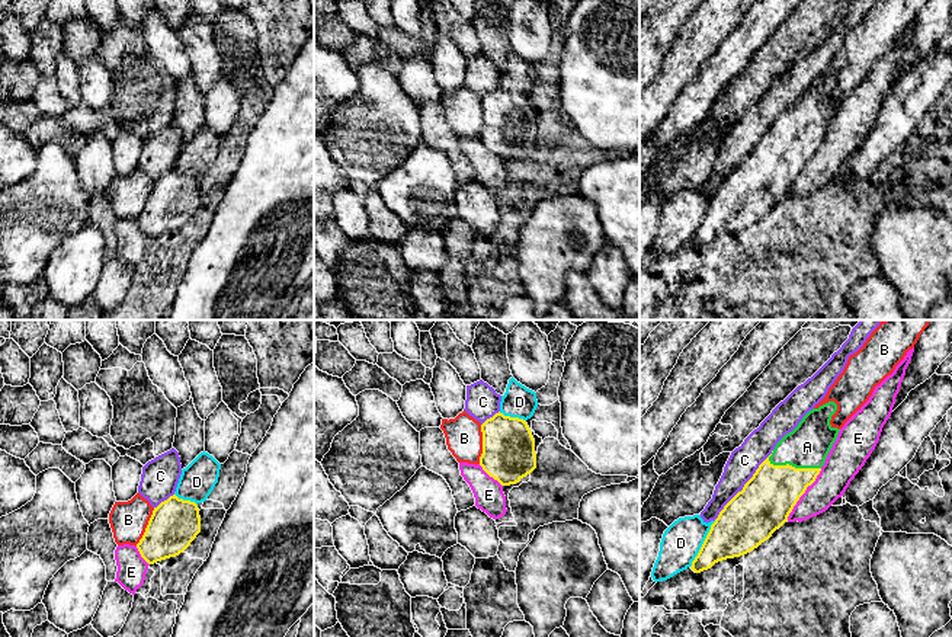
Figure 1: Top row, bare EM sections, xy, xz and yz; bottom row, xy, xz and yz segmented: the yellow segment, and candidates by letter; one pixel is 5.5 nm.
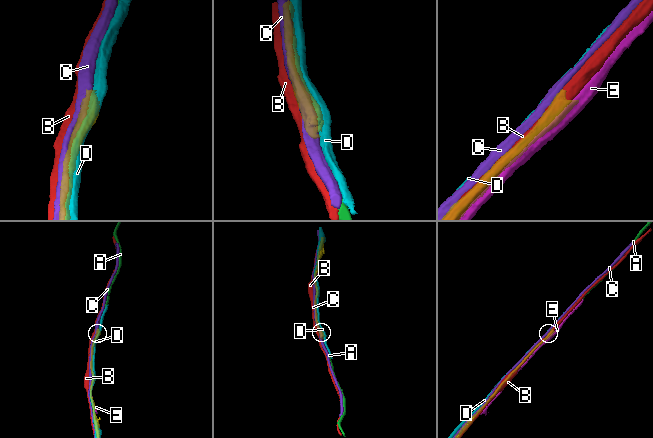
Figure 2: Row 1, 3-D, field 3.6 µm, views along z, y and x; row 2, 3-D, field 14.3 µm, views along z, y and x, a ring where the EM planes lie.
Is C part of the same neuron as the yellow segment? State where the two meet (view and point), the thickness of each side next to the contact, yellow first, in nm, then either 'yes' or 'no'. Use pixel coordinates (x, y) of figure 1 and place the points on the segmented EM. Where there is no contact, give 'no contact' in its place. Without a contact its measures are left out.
meets yellow in yz at (744, 485); 300 nm thick on the yellow side, 160 nm on the other; no

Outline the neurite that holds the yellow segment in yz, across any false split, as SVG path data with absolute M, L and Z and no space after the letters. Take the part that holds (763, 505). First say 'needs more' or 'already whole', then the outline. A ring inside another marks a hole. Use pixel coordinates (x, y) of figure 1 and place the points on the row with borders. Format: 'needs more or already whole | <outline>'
needs more | M834 401L810 410L798 426L776 444L772 454L759 465L743 490L724 506L711 525L690 566L695 573L708 570L718 561L753 551L788 521L799 497L805 493L807 487L815 481L837 439L840 429L830 425L836 410L837 404Z

